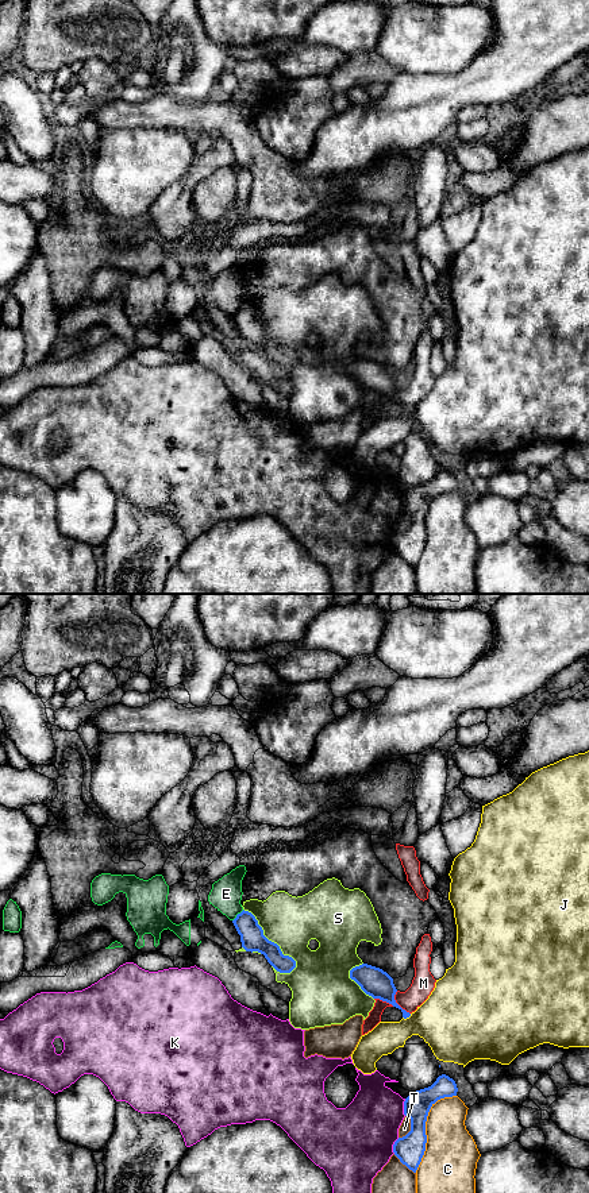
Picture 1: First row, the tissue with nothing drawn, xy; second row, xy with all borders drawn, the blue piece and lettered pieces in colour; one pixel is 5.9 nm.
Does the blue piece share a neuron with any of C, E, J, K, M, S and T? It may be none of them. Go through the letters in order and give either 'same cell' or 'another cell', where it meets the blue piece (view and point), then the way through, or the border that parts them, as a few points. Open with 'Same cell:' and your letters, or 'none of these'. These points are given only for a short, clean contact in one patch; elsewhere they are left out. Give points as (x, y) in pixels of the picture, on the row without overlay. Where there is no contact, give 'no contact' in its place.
Same cell: none of these
C: another cell; meets blue in xy at (424, 522)
E: another cell; meets blue in xy at (237, 311); border along xy (243, 305), (233, 316)
J: another cell; meets blue in xy at (407, 412)
K: another cell; meets blue in xy at (404, 502)
M: another cell; meets blue in xy at (396, 398); border along xy (396, 386), (395, 396), (410, 409)
S: another cell; meets blue in xy at (273, 338)
T: another cell; meets blue in xy at (411, 524)

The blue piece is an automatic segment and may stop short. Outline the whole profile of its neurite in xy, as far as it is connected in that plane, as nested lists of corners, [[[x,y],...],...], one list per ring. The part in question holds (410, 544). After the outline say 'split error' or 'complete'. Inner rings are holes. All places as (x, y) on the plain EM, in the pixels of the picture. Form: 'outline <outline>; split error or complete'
outline [[[442,470],[431,482],[411,487],[405,494],[404,510],[411,516],[411,526],[394,537],[393,548],[413,568],[426,547],[426,517],[431,502],[440,494],[457,491],[457,487],[455,476]]]; complete

